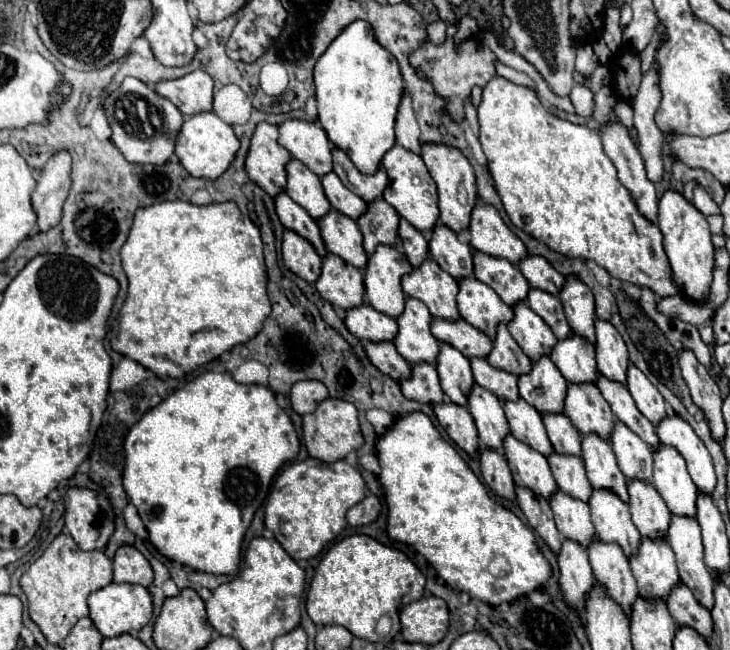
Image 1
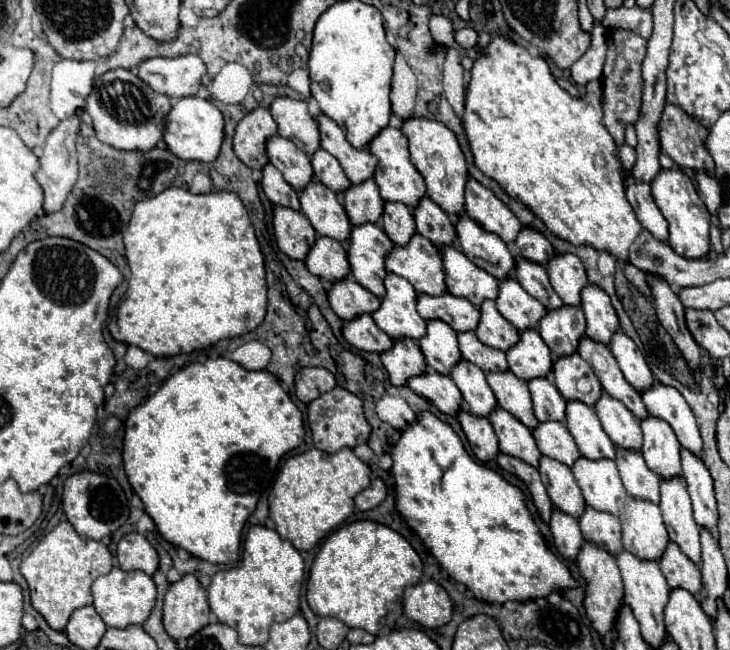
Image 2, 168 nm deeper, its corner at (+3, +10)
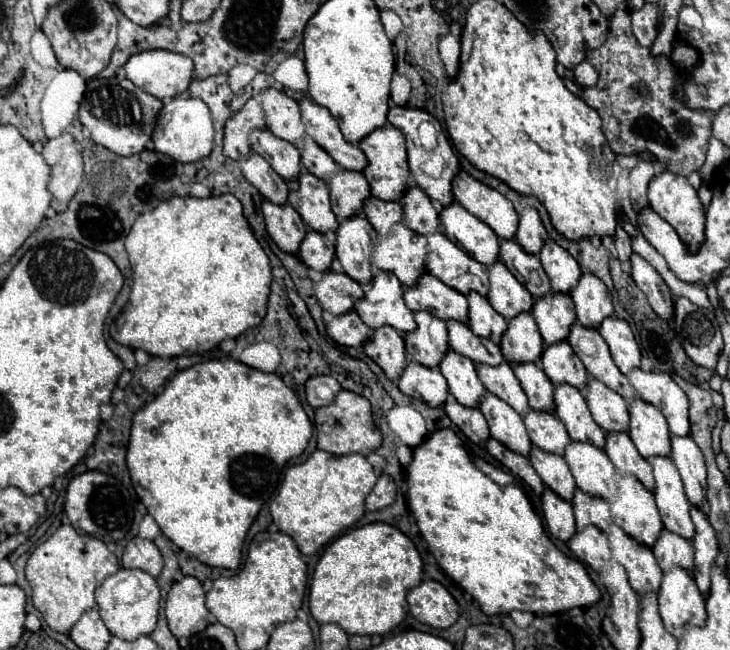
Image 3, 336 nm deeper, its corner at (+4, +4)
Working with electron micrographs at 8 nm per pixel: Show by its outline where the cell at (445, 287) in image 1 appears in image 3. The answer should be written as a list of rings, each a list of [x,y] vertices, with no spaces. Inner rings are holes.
[[[396,223],[390,233],[374,245],[370,261],[382,271],[392,271],[402,285],[412,287],[426,271],[426,257],[426,237],[414,233],[404,223]]]

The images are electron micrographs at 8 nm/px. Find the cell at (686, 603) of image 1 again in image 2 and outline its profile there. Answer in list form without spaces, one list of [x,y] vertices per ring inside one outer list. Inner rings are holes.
[[[669,543],[663,557],[659,559],[659,569],[665,575],[669,589],[685,589],[693,595],[701,591],[699,567],[689,561],[675,543]]]

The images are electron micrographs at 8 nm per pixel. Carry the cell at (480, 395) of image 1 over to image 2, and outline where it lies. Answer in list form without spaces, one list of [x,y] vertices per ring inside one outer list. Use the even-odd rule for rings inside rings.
[[[461,359],[451,371],[451,379],[459,387],[469,413],[475,417],[489,417],[489,413],[497,409],[497,399],[485,379],[485,373],[475,363]]]

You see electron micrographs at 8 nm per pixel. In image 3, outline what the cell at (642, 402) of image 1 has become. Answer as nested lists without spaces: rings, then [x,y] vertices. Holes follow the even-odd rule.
[[[606,317],[598,331],[606,339],[612,359],[622,373],[628,373],[640,367],[640,349],[630,325],[624,319]]]

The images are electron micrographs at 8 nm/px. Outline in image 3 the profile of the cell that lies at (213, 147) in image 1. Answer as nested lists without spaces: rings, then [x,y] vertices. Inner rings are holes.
[[[178,95],[178,97],[168,99],[158,115],[158,123],[152,133],[152,141],[154,141],[156,151],[160,151],[180,163],[192,163],[192,161],[200,161],[200,159],[208,157],[212,151],[212,143],[214,143],[214,127],[212,127],[210,109],[206,107],[206,103],[202,99],[194,99],[194,97]]]

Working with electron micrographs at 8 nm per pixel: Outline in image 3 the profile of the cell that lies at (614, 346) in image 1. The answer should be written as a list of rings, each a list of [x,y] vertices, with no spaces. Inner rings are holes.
[[[582,273],[578,285],[570,291],[570,297],[576,305],[578,321],[586,327],[598,329],[602,319],[614,315],[612,295],[608,287],[592,273]]]

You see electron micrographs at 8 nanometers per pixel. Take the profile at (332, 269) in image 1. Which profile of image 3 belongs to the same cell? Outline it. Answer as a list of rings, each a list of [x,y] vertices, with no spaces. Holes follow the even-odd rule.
[[[308,231],[304,241],[300,243],[298,255],[308,267],[312,267],[316,271],[328,271],[330,263],[334,259],[334,251],[336,251],[336,243],[330,235],[318,233],[318,231]]]

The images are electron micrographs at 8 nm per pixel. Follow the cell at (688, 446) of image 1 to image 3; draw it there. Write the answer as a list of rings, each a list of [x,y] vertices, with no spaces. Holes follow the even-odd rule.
[[[632,369],[628,381],[646,403],[656,405],[664,413],[672,435],[684,437],[690,433],[688,397],[668,373]]]

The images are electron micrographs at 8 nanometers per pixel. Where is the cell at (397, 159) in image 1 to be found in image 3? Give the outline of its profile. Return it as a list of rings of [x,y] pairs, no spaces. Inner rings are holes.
[[[384,125],[376,131],[372,131],[370,135],[366,135],[360,141],[360,149],[364,151],[368,165],[362,171],[364,177],[370,183],[370,193],[382,201],[400,201],[402,195],[406,193],[408,187],[408,159],[406,159],[406,145],[404,145],[404,135],[402,131],[398,131],[392,125]]]

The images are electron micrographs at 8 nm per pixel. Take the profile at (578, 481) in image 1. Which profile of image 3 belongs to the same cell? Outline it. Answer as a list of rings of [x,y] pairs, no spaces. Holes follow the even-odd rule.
[[[530,409],[524,415],[524,425],[528,429],[530,441],[548,453],[564,455],[564,447],[570,443],[566,427],[554,413]]]

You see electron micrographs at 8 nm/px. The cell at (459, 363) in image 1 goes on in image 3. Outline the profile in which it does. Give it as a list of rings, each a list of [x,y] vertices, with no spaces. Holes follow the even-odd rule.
[[[416,311],[414,319],[418,327],[404,333],[408,359],[424,363],[424,367],[438,367],[448,351],[448,329],[446,323],[428,311]]]

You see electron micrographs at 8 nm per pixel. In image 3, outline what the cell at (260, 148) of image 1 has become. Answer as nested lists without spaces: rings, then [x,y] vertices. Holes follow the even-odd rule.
[[[248,99],[240,111],[236,111],[224,127],[224,155],[230,159],[244,159],[250,153],[248,133],[252,129],[266,127],[264,111],[256,99]]]

